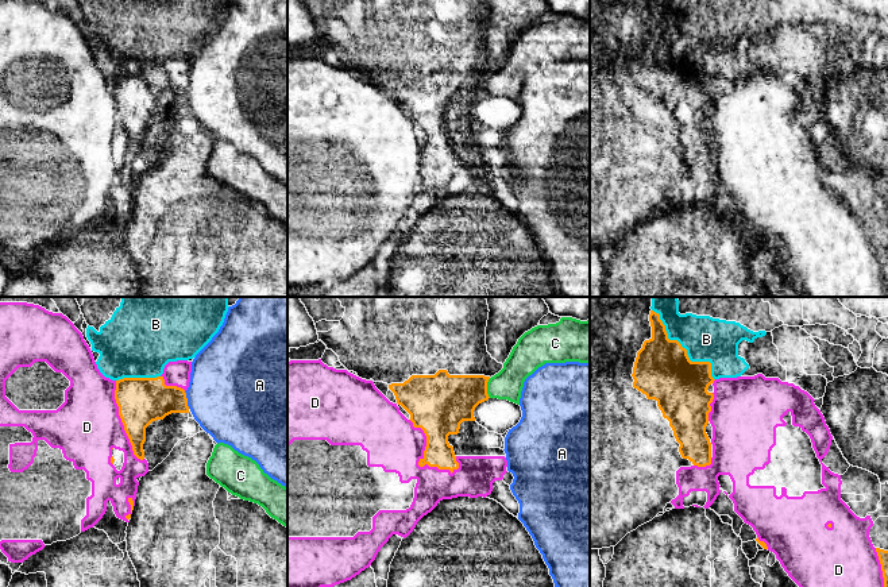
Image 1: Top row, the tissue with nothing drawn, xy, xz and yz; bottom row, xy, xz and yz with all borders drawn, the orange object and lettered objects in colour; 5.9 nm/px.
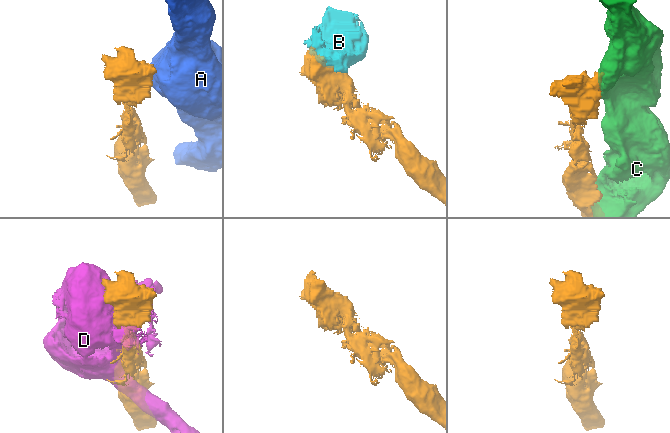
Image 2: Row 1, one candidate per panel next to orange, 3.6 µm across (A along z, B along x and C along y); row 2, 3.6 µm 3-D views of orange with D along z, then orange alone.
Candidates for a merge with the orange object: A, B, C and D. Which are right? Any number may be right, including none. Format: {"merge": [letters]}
{"merge": []}

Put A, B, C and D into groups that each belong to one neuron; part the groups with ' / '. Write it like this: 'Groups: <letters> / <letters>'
Groups: A / B / C / D

